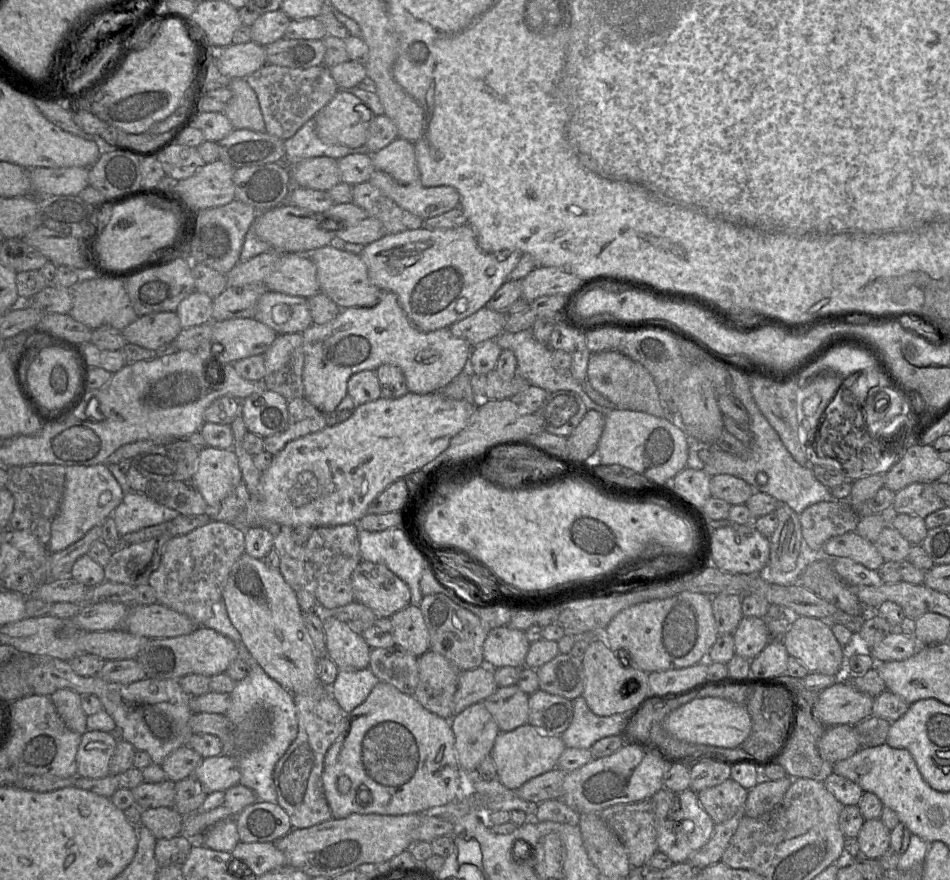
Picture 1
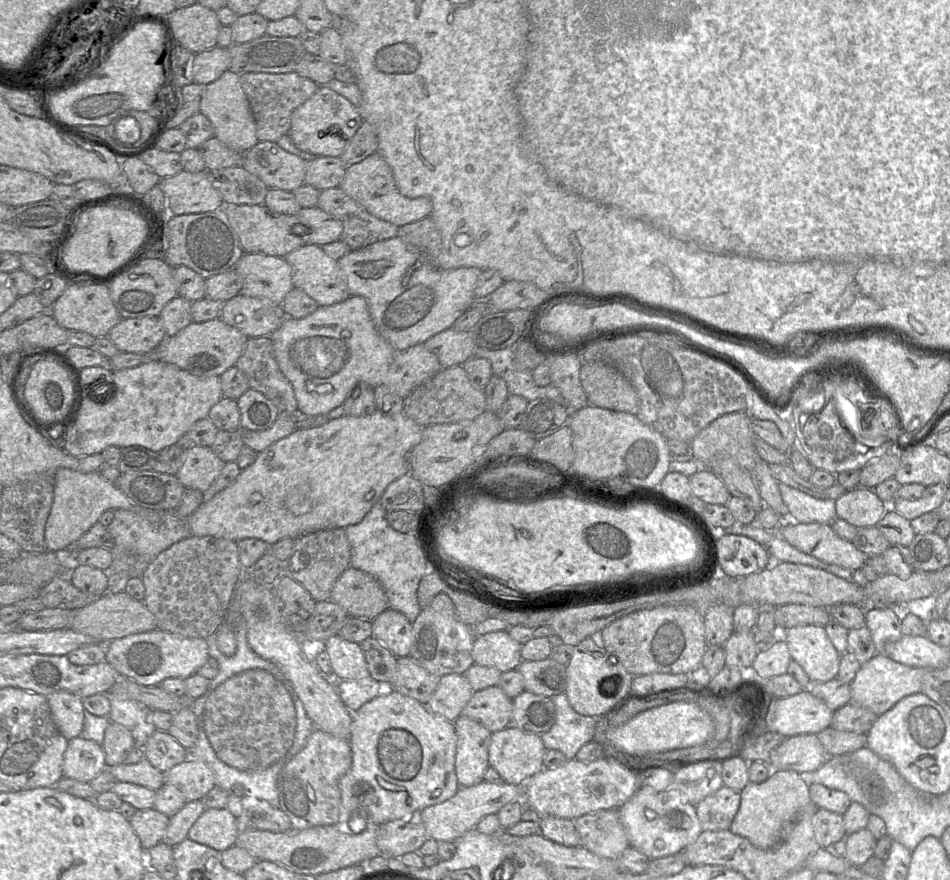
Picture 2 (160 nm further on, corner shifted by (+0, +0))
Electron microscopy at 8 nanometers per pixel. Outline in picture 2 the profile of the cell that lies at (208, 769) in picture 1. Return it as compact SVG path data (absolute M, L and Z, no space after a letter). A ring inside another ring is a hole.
M187 759L163 774L164 783L178 788L186 802L200 800L216 786L212 770L196 759Z

